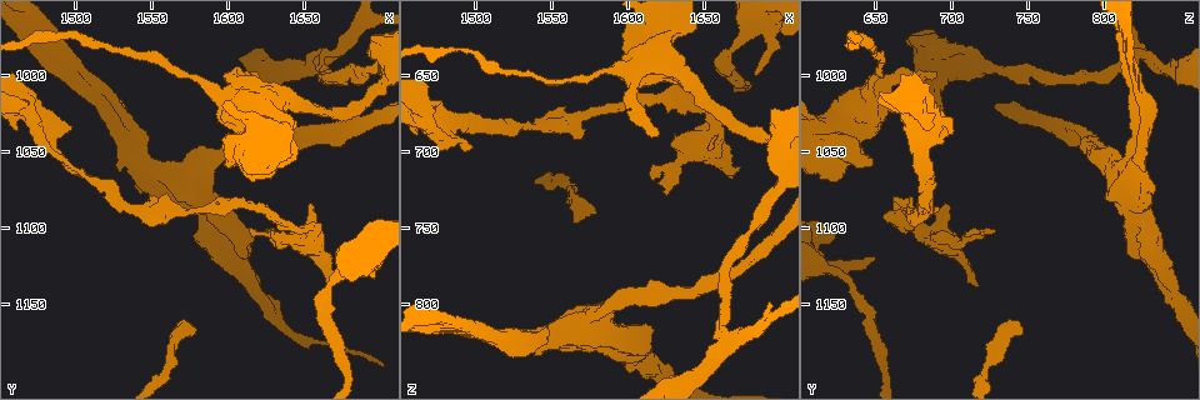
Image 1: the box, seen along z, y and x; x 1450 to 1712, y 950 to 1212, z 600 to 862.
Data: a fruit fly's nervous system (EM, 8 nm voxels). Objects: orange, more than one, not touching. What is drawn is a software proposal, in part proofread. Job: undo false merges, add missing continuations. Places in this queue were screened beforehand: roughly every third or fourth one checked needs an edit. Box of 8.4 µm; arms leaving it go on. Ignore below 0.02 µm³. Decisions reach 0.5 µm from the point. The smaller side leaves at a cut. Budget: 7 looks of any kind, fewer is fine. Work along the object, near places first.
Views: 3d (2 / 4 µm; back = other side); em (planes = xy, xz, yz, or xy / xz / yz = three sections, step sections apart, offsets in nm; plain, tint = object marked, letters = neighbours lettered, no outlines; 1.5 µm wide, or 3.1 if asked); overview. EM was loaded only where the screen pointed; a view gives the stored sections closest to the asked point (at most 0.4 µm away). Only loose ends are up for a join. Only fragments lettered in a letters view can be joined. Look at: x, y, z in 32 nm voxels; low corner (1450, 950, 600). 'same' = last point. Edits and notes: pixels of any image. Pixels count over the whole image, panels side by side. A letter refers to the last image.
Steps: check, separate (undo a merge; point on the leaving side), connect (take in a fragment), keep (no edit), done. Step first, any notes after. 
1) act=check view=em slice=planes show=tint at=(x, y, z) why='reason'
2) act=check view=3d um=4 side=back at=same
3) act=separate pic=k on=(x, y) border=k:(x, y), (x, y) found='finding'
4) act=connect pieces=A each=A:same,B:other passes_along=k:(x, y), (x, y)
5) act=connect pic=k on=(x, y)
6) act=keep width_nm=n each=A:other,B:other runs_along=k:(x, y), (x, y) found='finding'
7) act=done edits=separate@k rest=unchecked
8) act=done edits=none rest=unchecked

act=check view=em slice=planes show=tint at=(1570, 1090, 676)

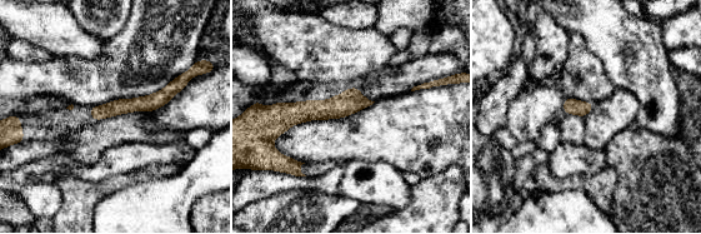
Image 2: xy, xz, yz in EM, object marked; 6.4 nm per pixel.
act=check view=em slice=planes show=letters at=same why='what lies round it'

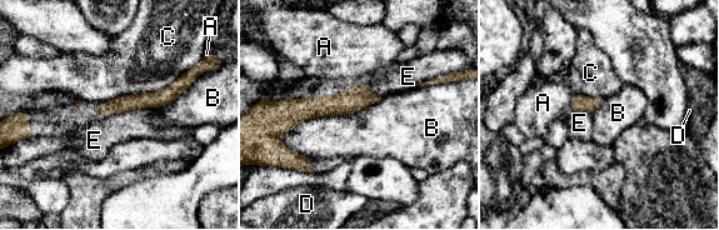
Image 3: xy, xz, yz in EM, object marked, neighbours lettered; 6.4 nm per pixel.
act=keep longest_contact=B:700nm each=A:other,B:other,C:other,D:other,E:other border=3:(383, 98), (303, 119), (280, 143) found='continuous, no second neuron'

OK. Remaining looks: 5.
act=check view=3d um=4 at=(1480, 1046, 684) why='sudden change in width'

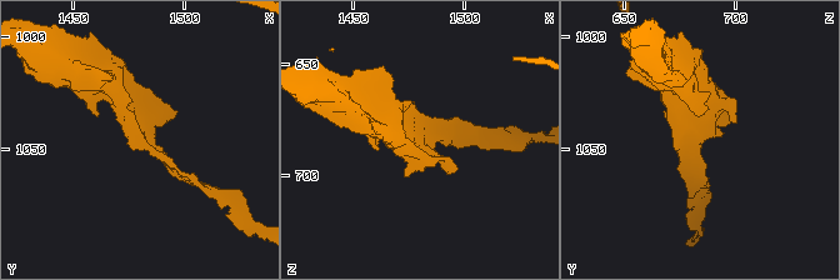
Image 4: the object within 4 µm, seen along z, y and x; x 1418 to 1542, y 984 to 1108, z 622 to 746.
act=check view=em slice=planes show=letters at=(1481, 1043, 684) why='now the EM'

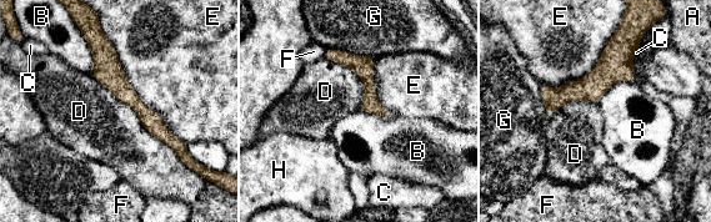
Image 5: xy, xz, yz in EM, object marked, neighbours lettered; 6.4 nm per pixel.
act=keep width_nm=70 each=A:other,B:other,C:other,D:other,E:other,F:other,G:other,H:other runs_along=5:(83, 14), (106, 69), (164, 137) found='all the same neuron'

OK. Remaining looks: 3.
act=check view=3d um=2 side=back at=(1682, 1120, 650) why='an open end'

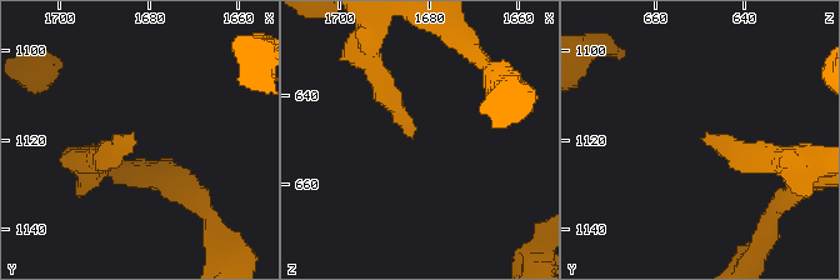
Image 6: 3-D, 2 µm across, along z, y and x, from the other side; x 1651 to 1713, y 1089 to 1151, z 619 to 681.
act=check view=em slice=yz step=4 show=tint at=(1683, 1119, 649)

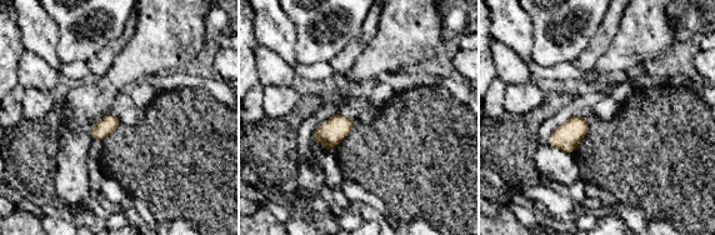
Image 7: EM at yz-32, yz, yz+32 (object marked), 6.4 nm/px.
act=check view=em slice=planes show=letters at=same why='cut it another way'

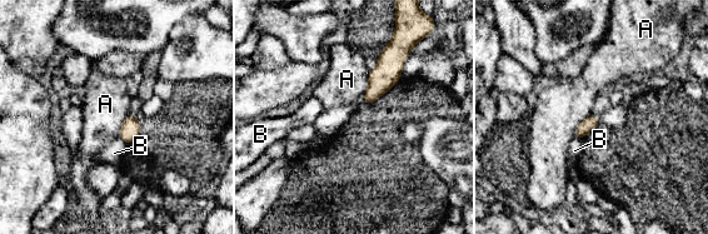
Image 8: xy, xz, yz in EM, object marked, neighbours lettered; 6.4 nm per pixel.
act=keep longest_contact=A:190nm each=A:other,B:other found='none of them fits'

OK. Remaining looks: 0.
act=done edits=none rest=unchecked

